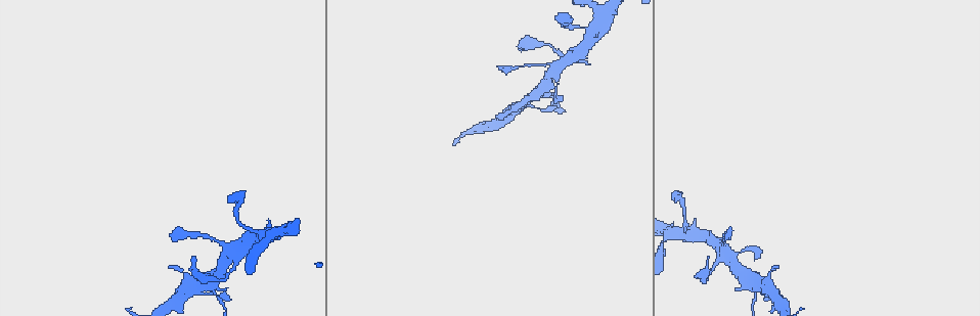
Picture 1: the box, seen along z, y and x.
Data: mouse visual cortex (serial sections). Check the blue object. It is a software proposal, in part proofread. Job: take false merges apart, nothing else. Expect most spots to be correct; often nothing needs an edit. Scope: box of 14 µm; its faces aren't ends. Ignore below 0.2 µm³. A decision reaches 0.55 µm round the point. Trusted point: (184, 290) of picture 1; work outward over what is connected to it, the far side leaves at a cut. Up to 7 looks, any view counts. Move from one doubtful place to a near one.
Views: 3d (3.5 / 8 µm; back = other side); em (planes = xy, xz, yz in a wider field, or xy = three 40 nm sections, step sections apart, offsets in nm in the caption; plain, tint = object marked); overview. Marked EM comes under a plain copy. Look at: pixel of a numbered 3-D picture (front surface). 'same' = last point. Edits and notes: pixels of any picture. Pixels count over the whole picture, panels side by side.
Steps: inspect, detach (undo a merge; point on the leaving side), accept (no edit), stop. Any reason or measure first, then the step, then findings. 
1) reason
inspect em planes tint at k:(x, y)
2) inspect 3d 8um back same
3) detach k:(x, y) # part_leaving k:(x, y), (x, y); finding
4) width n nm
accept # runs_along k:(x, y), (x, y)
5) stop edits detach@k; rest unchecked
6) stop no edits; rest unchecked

two arms in line, one across
inspect 3d 3.5um at 1:(533, 97)

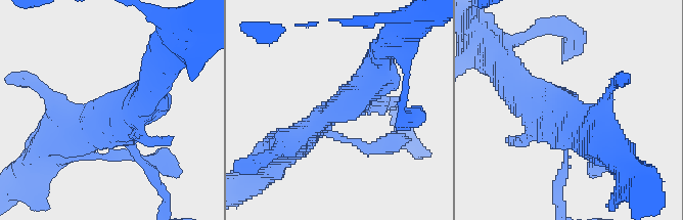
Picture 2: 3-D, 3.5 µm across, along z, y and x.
arms 3; arm_widths 100, 500, 500 nm; shape alone is not enough
inspect em xy step 2 tint at 2:(334, 110)

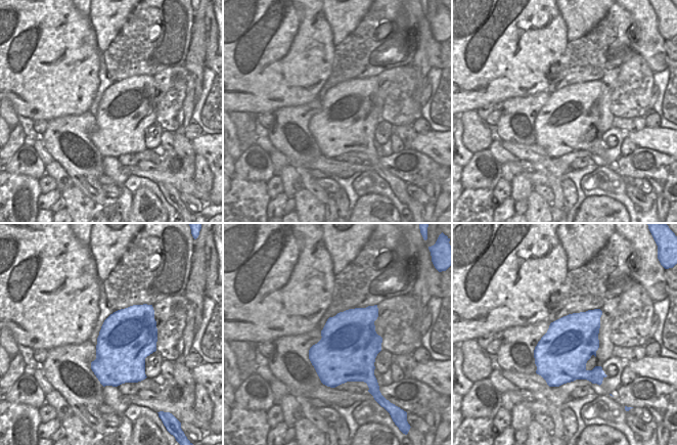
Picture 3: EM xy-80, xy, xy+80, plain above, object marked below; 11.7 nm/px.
accept # runs_along 2:(282, 147), (352, 98), (379, 69); one cell here

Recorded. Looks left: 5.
inspect 3d 3.5um at 1:(229, 252)

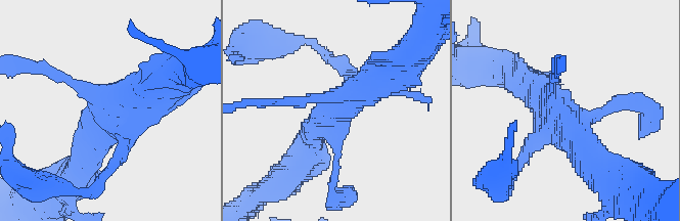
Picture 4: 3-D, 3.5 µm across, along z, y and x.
need the tissue
inspect em xy step 1 tint at 4:(339, 106)

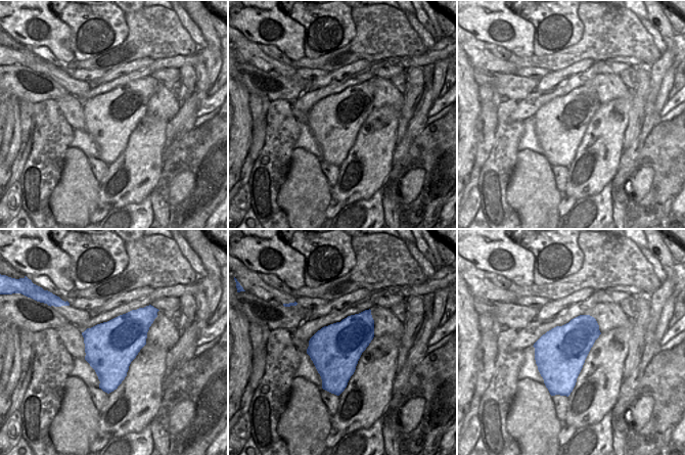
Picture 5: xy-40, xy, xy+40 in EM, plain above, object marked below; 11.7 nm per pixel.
accept # runs_along 4:(82, 160), (103, 116), (161, 79); continuous, no second cell

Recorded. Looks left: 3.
three-way junction
inspect em xy step 2 tint at 1:(600, 18)

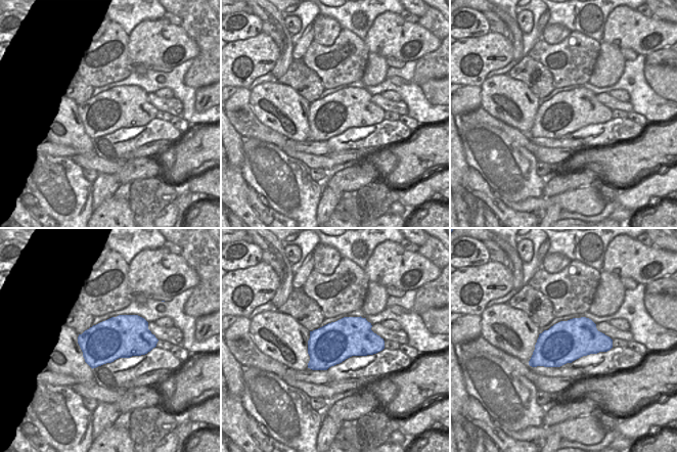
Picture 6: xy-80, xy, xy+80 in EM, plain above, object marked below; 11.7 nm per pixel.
inspect 3d 3.5um same

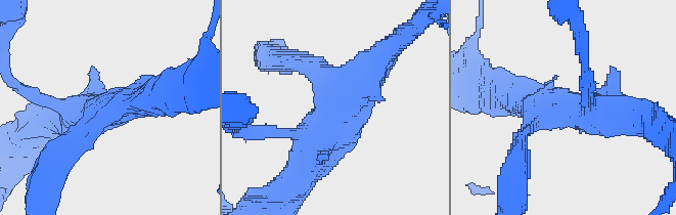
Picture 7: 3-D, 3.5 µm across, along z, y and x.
accept # runs_along 7:(621, 112), (550, 112), (519, 146); continuous, no second cell

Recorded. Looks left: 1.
stop no edits; rest unchecked

